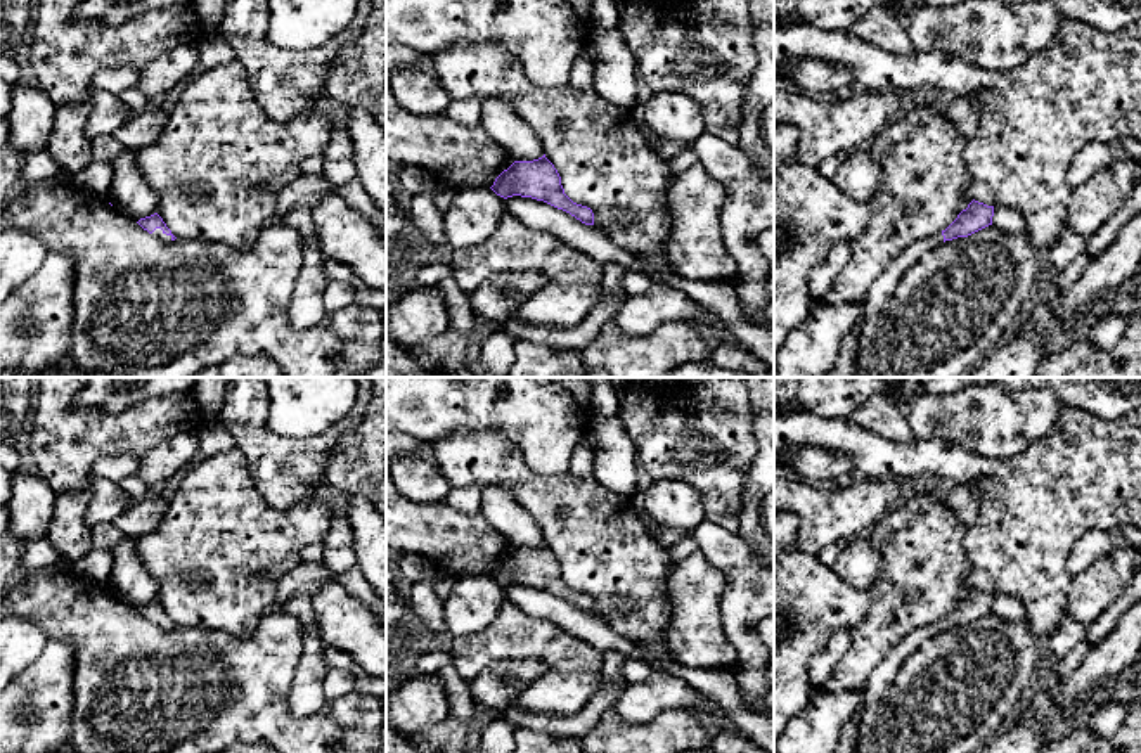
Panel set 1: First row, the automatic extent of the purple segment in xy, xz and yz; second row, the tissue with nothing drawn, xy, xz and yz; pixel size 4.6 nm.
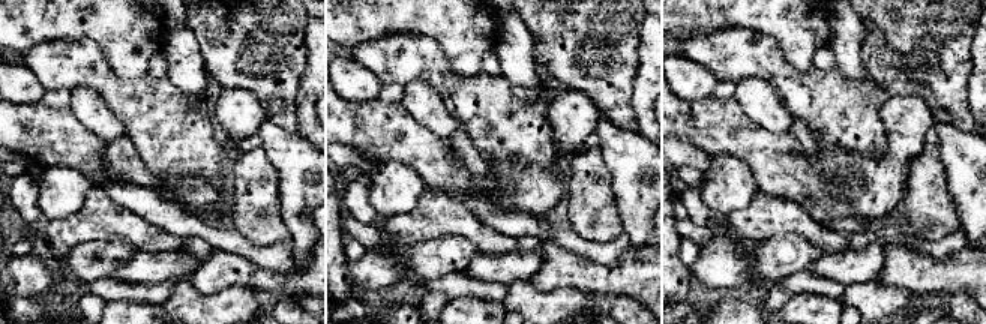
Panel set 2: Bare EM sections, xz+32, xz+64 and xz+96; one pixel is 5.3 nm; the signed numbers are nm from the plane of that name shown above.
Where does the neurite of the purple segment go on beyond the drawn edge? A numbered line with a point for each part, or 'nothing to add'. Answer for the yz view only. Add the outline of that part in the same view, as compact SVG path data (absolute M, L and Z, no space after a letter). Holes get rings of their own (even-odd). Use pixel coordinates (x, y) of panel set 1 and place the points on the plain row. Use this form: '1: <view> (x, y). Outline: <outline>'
1: yz (883, 674). Outline: M933 621L921 628L916 628L909 635L906 635L886 656L885 660L873 670L869 680L862 687L862 699L857 710L857 715L850 718L850 722L841 730L841 739L836 746L835 753L855 753L857 751L857 736L861 717L866 706L876 699L880 699L890 684L893 682L897 670L906 661L906 658L926 639L937 635L944 630L942 621Z

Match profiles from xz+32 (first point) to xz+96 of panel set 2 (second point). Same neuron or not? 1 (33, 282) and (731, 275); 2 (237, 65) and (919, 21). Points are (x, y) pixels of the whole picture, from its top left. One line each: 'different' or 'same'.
1: same
2: same

